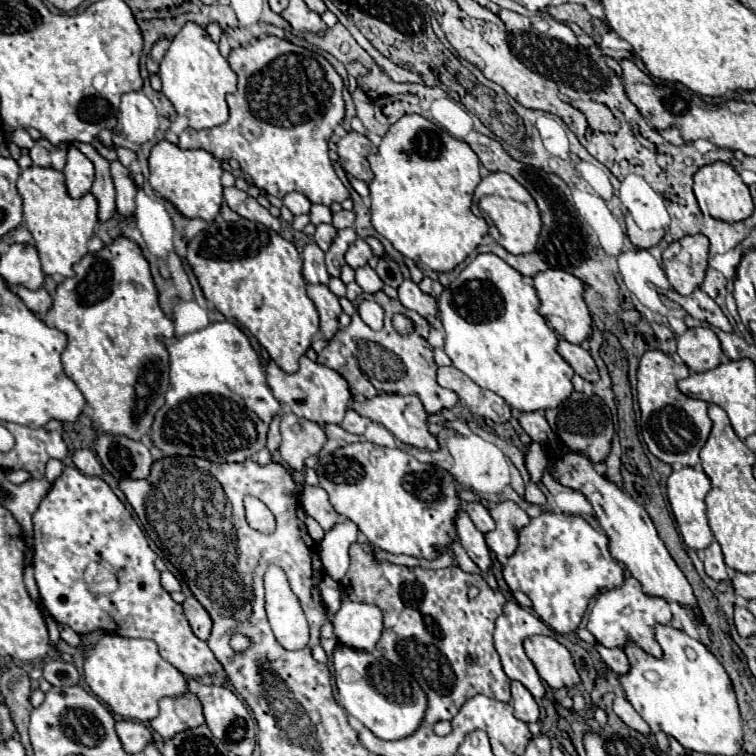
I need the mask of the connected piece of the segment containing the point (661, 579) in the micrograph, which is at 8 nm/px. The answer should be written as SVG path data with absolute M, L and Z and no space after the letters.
M570 450L556 452L552 458L550 474L562 486L578 490L590 500L590 504L594 508L594 516L610 540L610 554L630 570L630 574L642 584L646 594L660 596L668 602L674 600L678 604L688 604L694 608L694 614L700 616L696 598L692 594L692 586L688 584L686 576L676 566L672 556L668 554L664 542L660 540L660 536L642 504L638 504L634 498L624 494L612 480L598 474L594 470L594 464L588 462L588 458L584 458L584 454L572 454Z

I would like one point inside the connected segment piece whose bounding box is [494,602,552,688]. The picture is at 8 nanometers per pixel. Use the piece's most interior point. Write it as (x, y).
(514, 624)

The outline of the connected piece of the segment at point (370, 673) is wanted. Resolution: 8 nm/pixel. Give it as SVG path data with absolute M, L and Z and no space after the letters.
M338 644L334 650L334 676L338 688L338 704L350 716L358 718L378 738L400 740L412 736L420 728L428 708L428 698L420 684L406 670L394 666L386 658Z

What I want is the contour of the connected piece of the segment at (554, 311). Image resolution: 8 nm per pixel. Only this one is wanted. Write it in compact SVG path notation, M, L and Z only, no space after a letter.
M546 270L534 276L534 288L540 298L540 314L548 320L548 324L568 342L582 344L592 334L592 318L588 312L588 304L584 302L586 282L580 282L574 274L564 270Z

